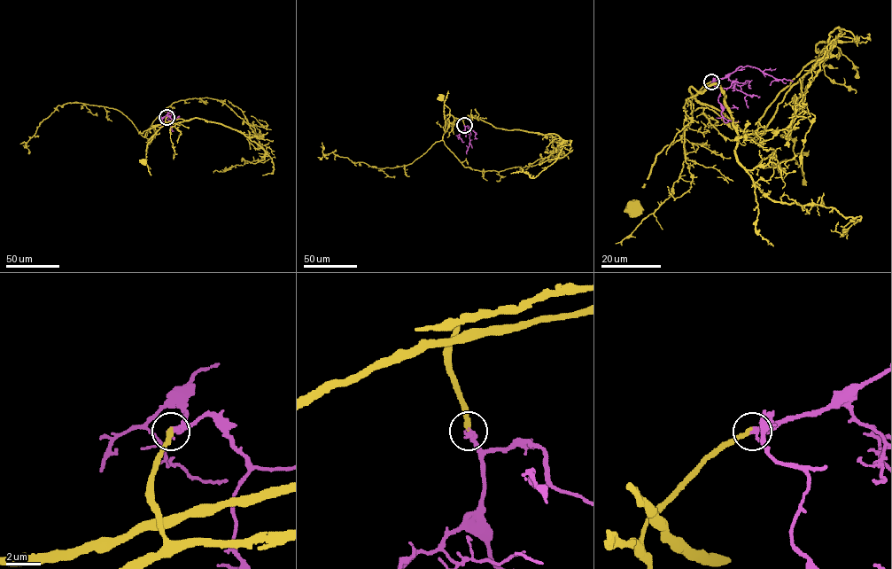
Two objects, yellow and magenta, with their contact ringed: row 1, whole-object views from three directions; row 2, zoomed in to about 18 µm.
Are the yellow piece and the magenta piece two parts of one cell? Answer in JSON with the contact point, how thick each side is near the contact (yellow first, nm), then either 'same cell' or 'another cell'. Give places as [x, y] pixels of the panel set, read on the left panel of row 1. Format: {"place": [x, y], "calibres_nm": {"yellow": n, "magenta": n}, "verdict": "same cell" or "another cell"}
{"place": [166, 117], "calibres_nm": {"yellow": 280, "magenta": 320}, "verdict": "same cell"}

